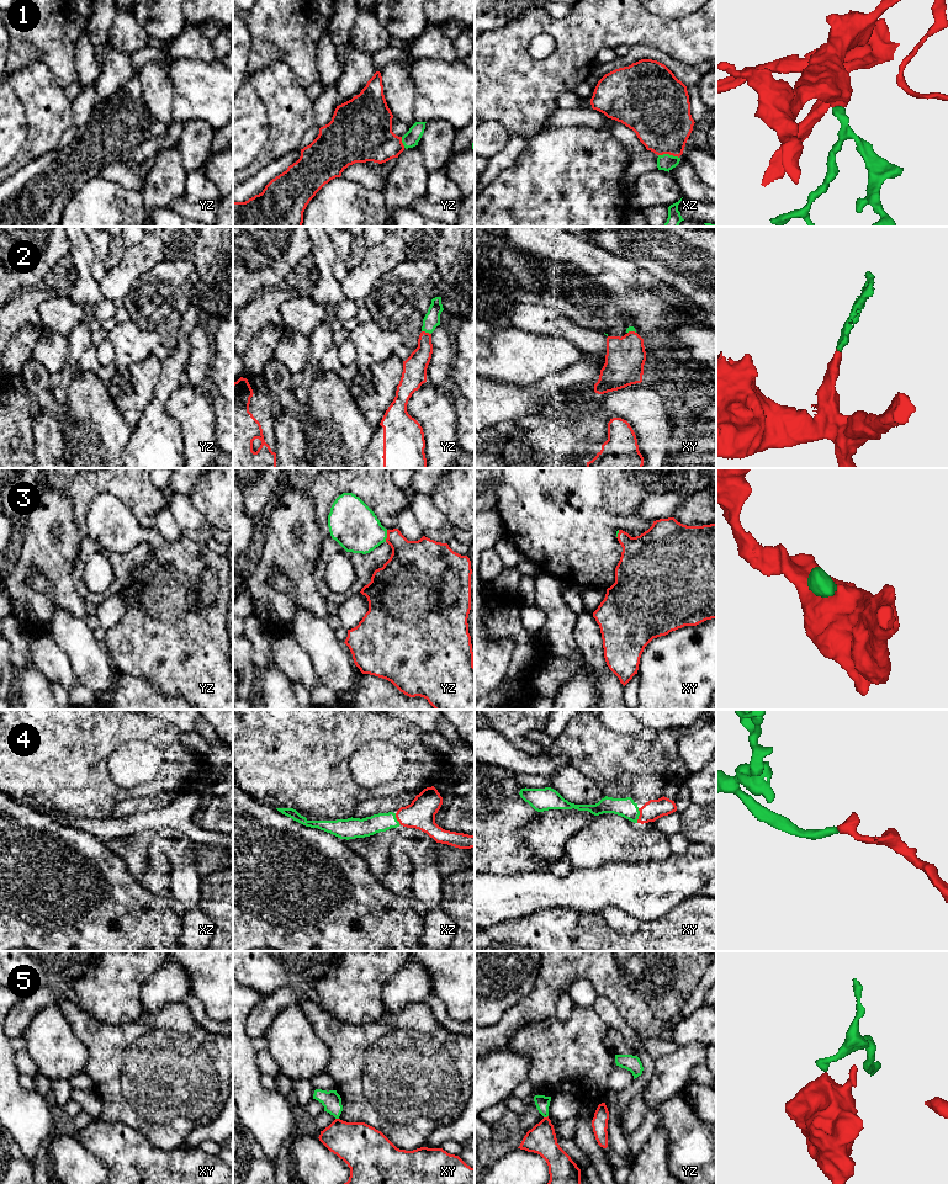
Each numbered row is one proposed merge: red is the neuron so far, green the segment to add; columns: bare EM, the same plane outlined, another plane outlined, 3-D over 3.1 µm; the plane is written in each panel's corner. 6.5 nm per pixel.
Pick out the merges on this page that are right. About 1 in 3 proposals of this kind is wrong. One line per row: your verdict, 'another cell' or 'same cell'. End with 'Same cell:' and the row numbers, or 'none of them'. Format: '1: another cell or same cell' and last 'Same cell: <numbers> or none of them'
1: same cell
2: same cell
3: same cell
4: same cell
5: another cell
Same cell: 1, 2, 3, 4

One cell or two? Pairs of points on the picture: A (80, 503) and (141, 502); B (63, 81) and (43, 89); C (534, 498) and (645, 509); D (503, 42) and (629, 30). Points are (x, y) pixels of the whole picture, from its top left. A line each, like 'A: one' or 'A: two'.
A: one
B: two
C: two
D: one

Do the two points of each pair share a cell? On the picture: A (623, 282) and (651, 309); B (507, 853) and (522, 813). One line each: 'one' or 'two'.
A: one
B: one

